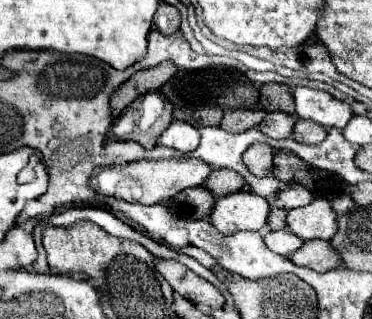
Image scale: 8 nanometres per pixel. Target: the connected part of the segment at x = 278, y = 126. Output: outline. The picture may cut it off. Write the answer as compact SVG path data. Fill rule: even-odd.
M270 112L260 124L260 130L270 136L270 138L290 138L294 130L296 118L292 114L282 114L282 112Z

